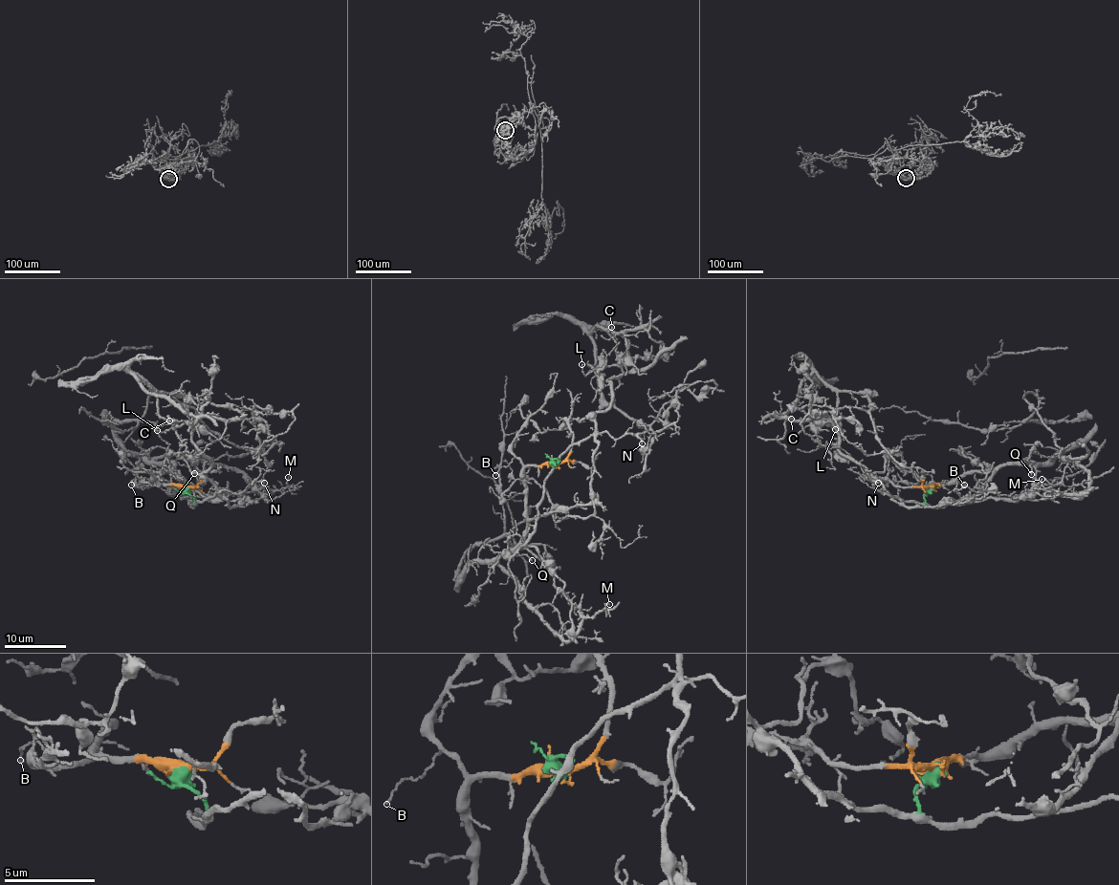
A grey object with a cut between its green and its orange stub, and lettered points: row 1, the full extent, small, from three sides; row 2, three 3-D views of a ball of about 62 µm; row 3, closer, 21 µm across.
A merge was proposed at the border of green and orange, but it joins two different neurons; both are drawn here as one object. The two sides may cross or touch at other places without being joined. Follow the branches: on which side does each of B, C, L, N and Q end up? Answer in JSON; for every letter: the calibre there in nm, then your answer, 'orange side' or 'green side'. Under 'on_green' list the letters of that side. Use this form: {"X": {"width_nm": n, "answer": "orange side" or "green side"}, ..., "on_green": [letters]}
{"B": {"width_nm": 110, "answer": "orange side"}, "C": {"width_nm": 150, "answer": "green side"}, "L": {"width_nm": 110, "answer": "green side"}, "N": {"width_nm": 200, "answer": "green side"}, "Q": {"width_nm": 130, "answer": "orange side"}, "on_green": ["C", "L", "N"]}

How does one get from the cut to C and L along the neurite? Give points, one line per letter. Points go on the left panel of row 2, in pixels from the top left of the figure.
C: (187, 488), (195, 503), (208, 500), (215, 490), (204, 474), (211, 464), (191, 440), (197, 423), (169, 420)
L: (187, 488), (195, 503), (208, 500), (215, 490), (204, 474), (210, 464), (191, 440), (195, 423), (157, 431)

